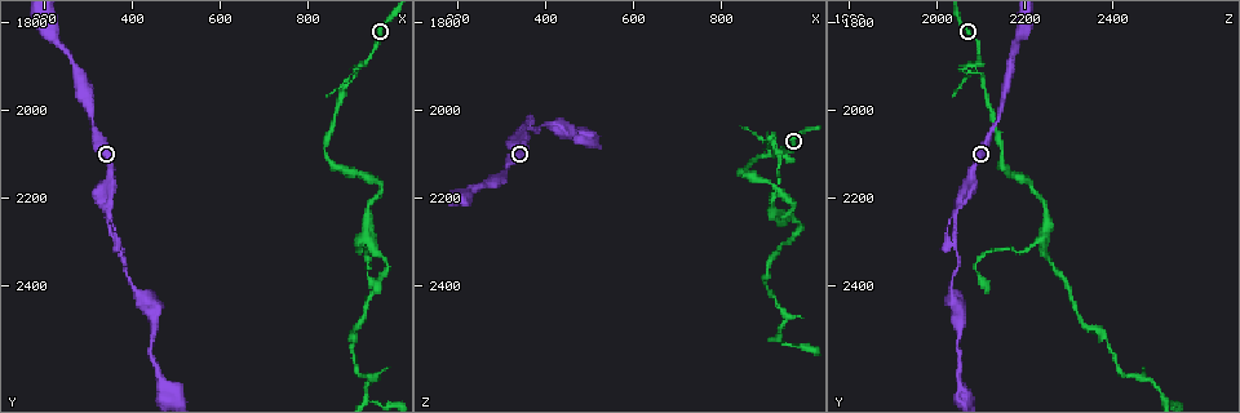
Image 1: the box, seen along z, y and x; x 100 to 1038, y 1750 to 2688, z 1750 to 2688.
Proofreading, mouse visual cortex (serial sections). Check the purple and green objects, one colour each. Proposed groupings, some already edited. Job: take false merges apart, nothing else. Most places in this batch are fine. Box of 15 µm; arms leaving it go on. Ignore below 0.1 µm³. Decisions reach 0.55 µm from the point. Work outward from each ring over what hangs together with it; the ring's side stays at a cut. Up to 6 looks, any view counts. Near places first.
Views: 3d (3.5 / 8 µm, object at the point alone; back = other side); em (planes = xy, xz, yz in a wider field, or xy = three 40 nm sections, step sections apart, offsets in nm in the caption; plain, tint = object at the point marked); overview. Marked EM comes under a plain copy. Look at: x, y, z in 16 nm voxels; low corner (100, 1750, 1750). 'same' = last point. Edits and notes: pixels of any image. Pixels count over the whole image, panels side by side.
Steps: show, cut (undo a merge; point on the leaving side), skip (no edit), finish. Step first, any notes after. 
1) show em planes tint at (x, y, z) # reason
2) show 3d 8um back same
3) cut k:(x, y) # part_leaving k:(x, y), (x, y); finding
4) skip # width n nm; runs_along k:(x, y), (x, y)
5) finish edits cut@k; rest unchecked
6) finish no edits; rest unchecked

show 3d 3.5um at (910, 1915, 2070) # abrupt turn

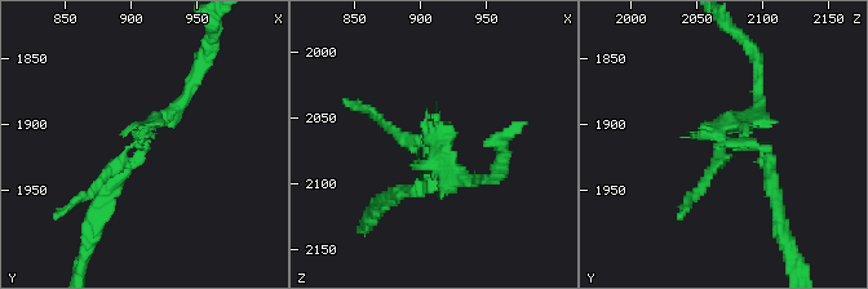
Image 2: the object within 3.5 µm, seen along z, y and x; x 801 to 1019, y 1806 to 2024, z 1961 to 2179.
show em xy step 1 tint at (910, 1906, 2068)

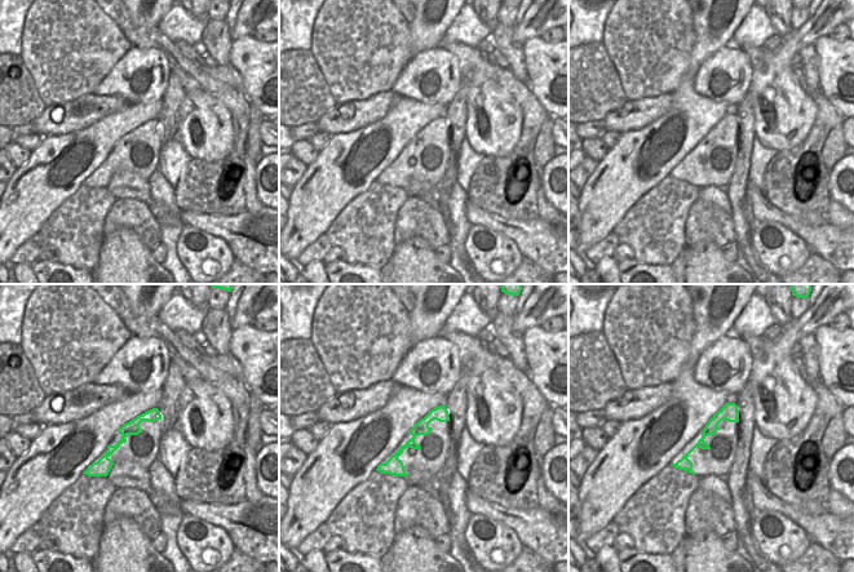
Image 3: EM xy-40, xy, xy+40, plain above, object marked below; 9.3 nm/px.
show em xy step 2 tint same # cut it another way

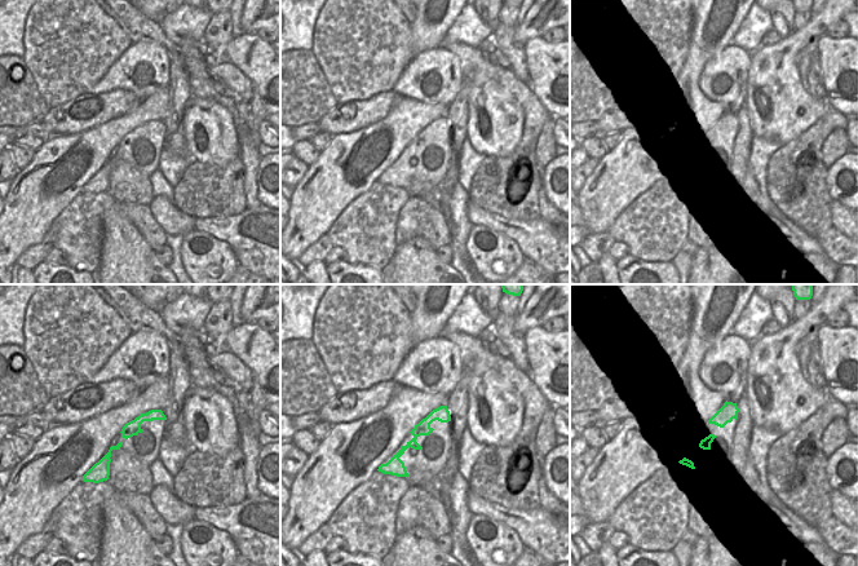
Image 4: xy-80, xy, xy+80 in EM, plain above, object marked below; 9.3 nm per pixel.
skip # runs_along 4:(443, 408), (416, 433), (389, 471); all the same cell

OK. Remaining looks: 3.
show 3d 3.5um at (970, 2180, 2215) # sharp bend

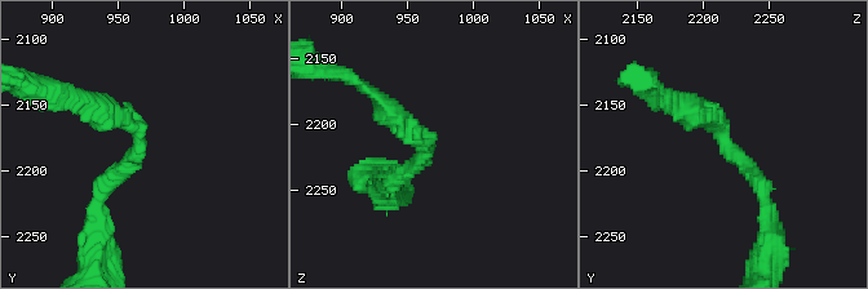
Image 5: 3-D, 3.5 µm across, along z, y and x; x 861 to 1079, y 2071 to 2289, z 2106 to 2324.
show em xy step 3 tint at (964, 2176, 2214) # arm_widths 200, 250 nm; need the tissue

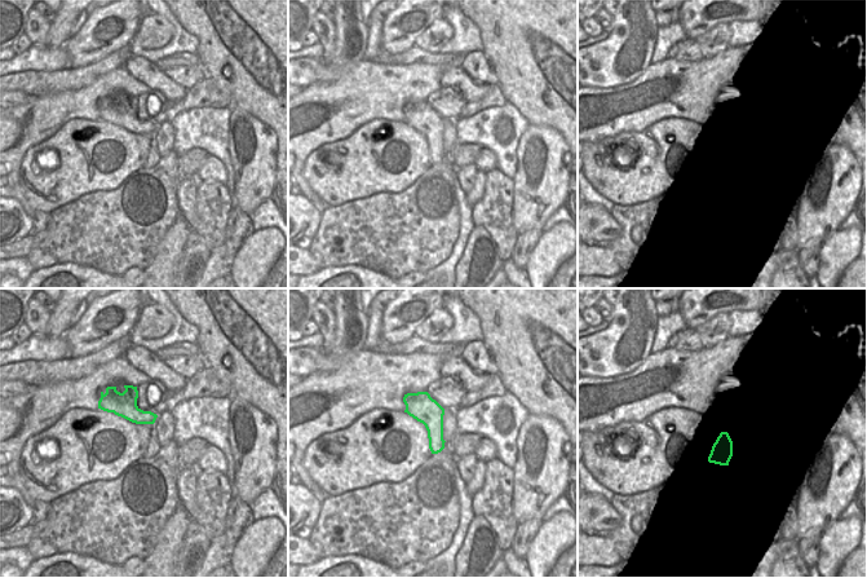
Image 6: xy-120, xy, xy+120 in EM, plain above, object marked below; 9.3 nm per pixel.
show em xy step 1 tint same

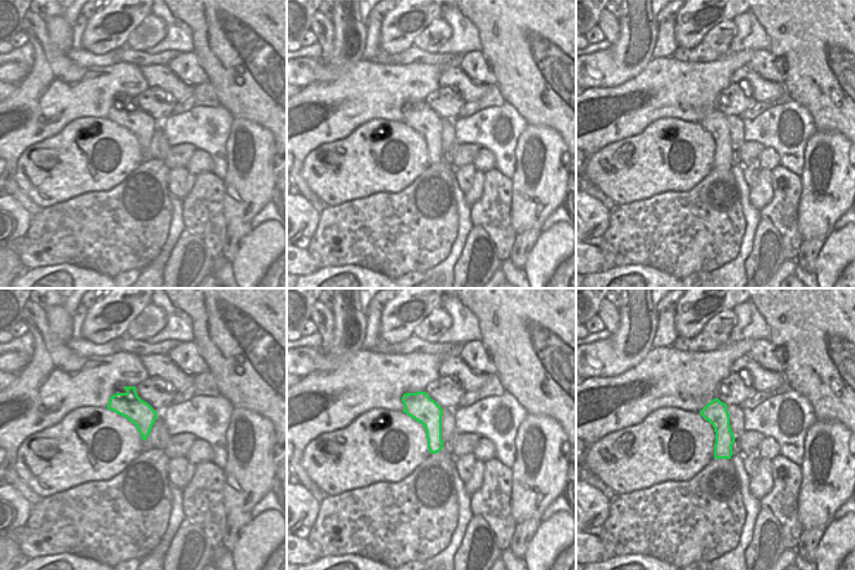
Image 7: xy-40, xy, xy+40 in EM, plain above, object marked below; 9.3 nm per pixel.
skip # width 260 nm; runs_along 5:(674, 101), (712, 118), (767, 204); continuous, no second cell

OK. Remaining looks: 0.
finish no edits; rest unchecked

